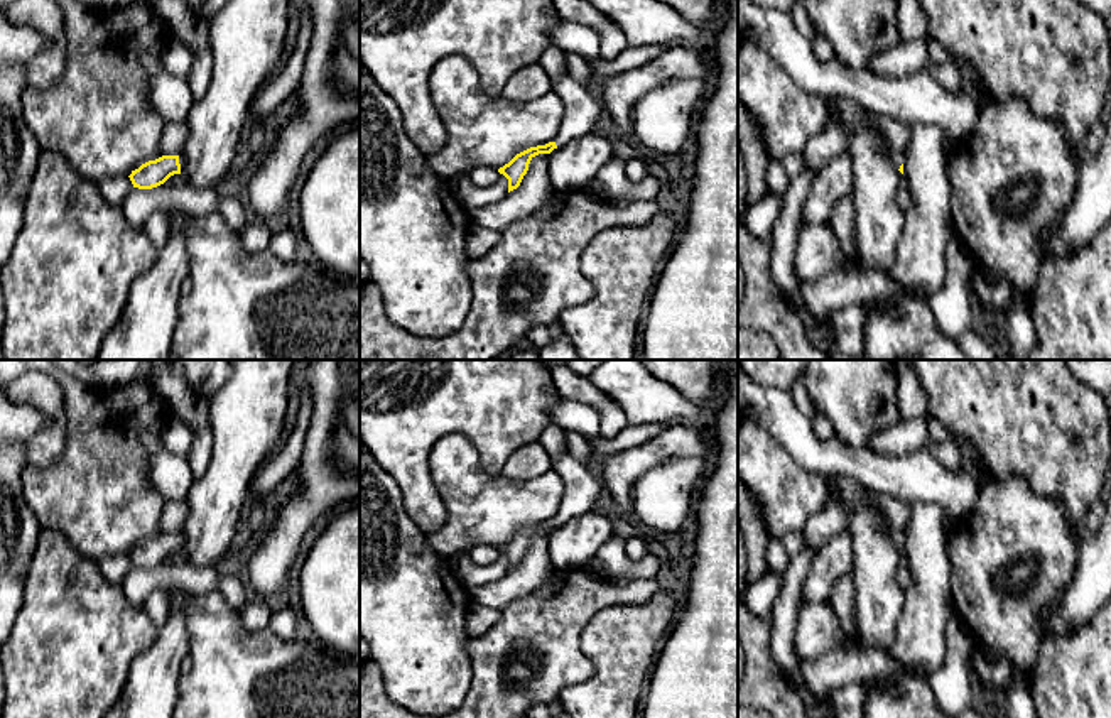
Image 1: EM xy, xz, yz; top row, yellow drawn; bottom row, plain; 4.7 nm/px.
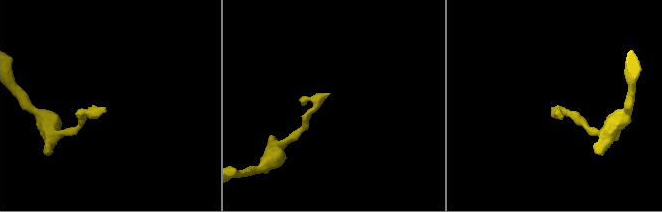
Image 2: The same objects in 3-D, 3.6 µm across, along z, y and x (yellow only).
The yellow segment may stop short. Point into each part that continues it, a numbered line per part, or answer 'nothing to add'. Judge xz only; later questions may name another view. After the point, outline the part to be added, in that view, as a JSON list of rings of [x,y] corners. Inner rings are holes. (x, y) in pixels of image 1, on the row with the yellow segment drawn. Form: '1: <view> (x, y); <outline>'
1: xz (583, 108); [[[569,74],[552,79],[552,91],[564,101],[564,120],[554,140],[557,147],[591,133],[596,123],[606,117],[596,90],[579,84]]]

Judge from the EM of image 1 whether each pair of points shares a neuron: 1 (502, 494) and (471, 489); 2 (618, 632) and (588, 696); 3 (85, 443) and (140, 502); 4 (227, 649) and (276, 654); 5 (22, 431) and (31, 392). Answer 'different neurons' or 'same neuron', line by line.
1: same neuron
2: same neuron
3: same neuron
4: same neuron
5: different neurons

